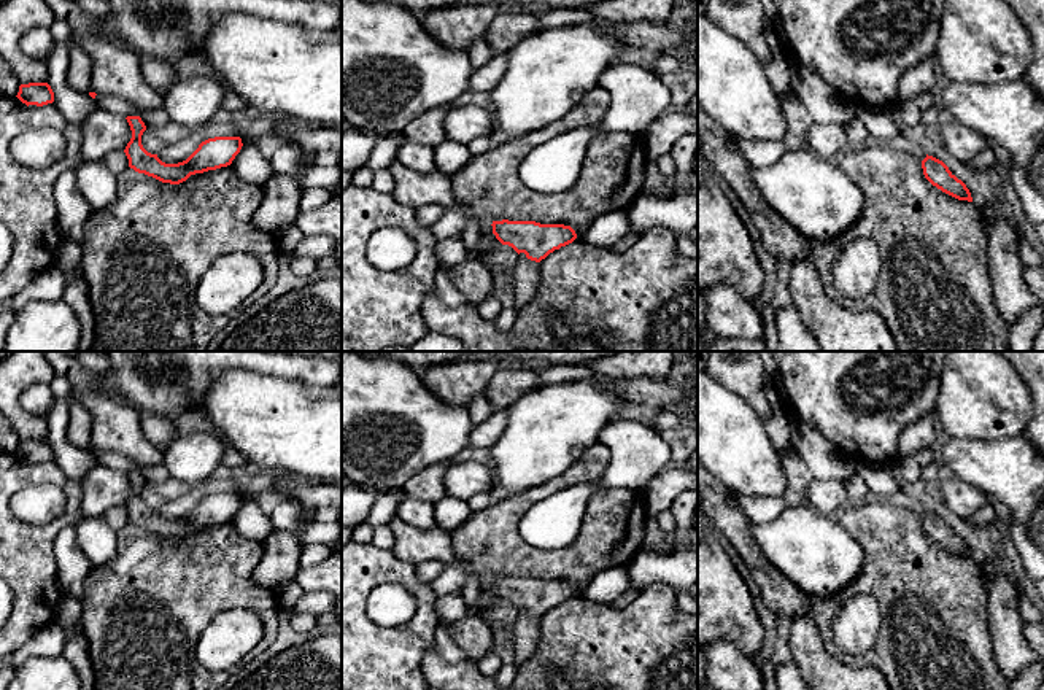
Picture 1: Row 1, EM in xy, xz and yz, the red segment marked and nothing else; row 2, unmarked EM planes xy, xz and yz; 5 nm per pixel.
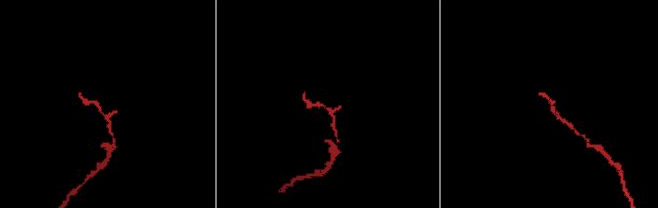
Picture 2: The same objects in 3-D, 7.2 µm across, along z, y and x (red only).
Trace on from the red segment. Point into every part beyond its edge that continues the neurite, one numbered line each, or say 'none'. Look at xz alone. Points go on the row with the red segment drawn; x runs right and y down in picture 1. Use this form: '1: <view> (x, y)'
none

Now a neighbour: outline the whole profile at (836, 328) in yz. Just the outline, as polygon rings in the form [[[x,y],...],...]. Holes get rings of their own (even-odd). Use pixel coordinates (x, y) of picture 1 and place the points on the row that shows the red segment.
[[[812,261],[791,262],[788,285],[793,305],[823,351],[898,351],[885,320],[871,308],[850,310],[834,302],[825,293]]]

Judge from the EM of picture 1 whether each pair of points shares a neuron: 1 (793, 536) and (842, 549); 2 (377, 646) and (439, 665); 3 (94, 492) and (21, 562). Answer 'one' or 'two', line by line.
1: one
2: two
3: two

